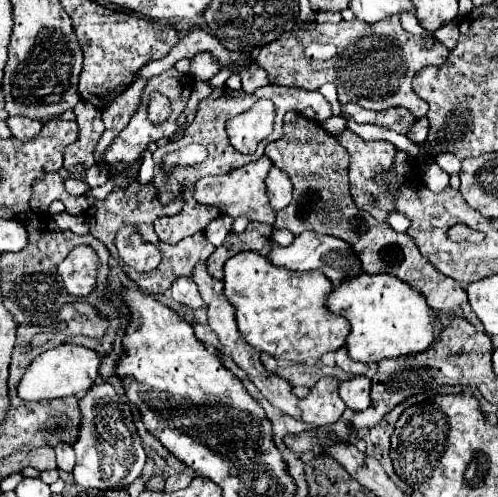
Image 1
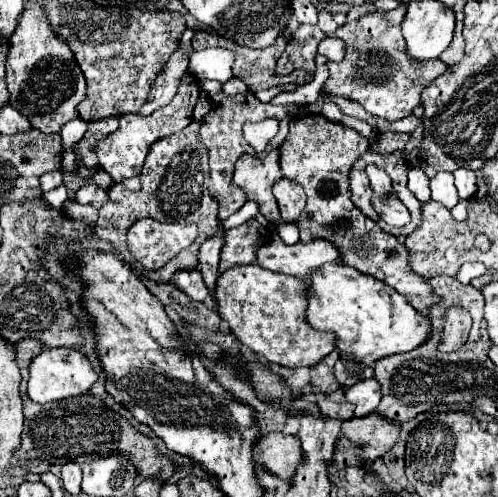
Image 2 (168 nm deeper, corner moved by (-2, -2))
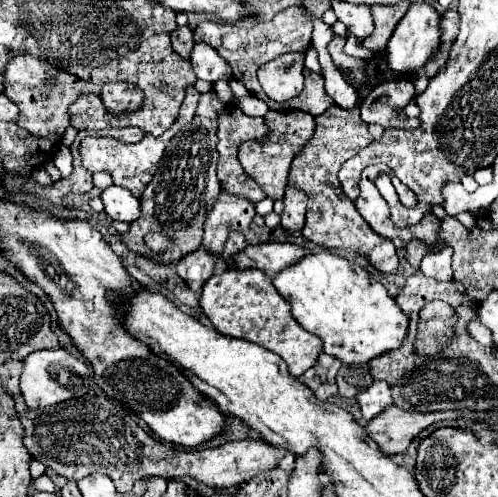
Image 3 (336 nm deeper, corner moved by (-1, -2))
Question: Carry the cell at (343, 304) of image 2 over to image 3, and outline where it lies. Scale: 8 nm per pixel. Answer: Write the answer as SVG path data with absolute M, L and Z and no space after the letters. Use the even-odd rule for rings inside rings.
M318 252L308 254L306 258L298 260L296 264L280 270L272 284L276 286L278 294L290 302L290 312L294 320L308 332L316 334L322 340L324 352L338 358L342 364L360 364L370 362L370 358L376 358L388 350L394 350L404 342L404 334L408 330L408 316L392 302L392 296L388 296L386 288L370 276L362 266L346 260L344 256L338 256L334 252Z

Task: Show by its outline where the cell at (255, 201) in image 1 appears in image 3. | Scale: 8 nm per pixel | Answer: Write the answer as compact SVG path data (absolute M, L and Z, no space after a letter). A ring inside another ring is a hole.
M268 112L264 116L266 126L268 126L268 134L262 140L246 140L240 144L240 164L246 170L246 174L250 178L254 178L260 188L274 200L280 200L284 196L284 188L286 188L286 178L288 178L288 170L290 170L290 162L294 160L294 156L304 148L304 144L312 138L314 130L316 130L316 122L314 116L306 114L306 112Z

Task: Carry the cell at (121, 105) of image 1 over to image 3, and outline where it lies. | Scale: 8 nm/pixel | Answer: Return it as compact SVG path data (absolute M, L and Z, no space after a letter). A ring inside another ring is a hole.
M178 26L174 30L174 36L172 36L172 46L174 50L182 56L182 58L188 58L192 46L194 46L194 38L192 38L192 28L190 26Z

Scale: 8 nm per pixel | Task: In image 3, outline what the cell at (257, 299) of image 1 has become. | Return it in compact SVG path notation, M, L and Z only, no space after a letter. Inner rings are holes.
M228 268L222 274L214 274L204 284L198 302L204 316L220 334L248 340L280 354L294 378L300 378L308 368L312 368L318 360L318 354L322 352L322 342L314 334L298 326L298 322L290 314L288 302L280 298L276 288L272 286L272 280L262 270Z

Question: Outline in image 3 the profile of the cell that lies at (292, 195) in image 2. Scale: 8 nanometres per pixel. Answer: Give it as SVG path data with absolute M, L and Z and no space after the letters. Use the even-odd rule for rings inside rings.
M288 186L284 194L284 212L282 212L282 230L288 234L300 232L304 228L306 216L306 194Z

